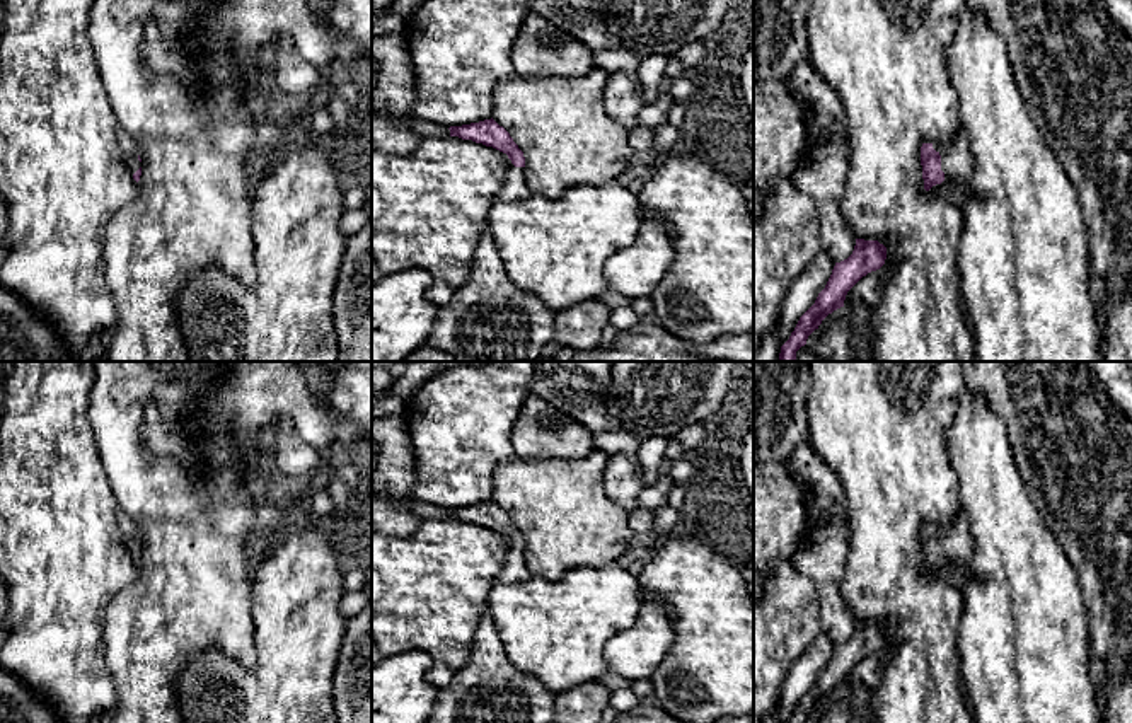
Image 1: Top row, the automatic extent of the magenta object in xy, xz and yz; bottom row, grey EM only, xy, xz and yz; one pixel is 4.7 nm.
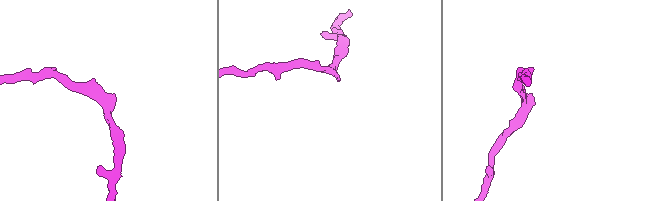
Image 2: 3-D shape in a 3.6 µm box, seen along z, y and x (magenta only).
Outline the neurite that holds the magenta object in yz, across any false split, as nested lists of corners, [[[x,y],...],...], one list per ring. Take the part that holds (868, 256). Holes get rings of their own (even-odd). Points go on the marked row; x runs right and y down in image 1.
[[[856,239],[852,254],[835,263],[825,288],[815,304],[800,317],[789,339],[781,346],[779,362],[796,362],[796,351],[808,336],[834,310],[844,307],[847,292],[868,273],[880,269],[887,259],[887,247],[878,240]]]

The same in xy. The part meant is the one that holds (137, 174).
[[[121,128],[118,143],[123,148],[124,162],[131,169],[133,179],[138,182],[142,176],[142,159],[136,142]]]

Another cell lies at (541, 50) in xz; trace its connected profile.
[[[532,12],[518,29],[511,61],[523,77],[583,77],[597,67],[586,44]]]

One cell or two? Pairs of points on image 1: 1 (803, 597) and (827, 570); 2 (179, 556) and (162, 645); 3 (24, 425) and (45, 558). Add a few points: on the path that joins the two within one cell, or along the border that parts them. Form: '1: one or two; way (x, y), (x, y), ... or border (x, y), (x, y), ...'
1: two; border (790, 561), (815, 589), (820, 624)
2: one; way (179, 578), (179, 606), (174, 611), (174, 623)
3: one; way (24, 457), (28, 493), (43, 512), (45, 526)

